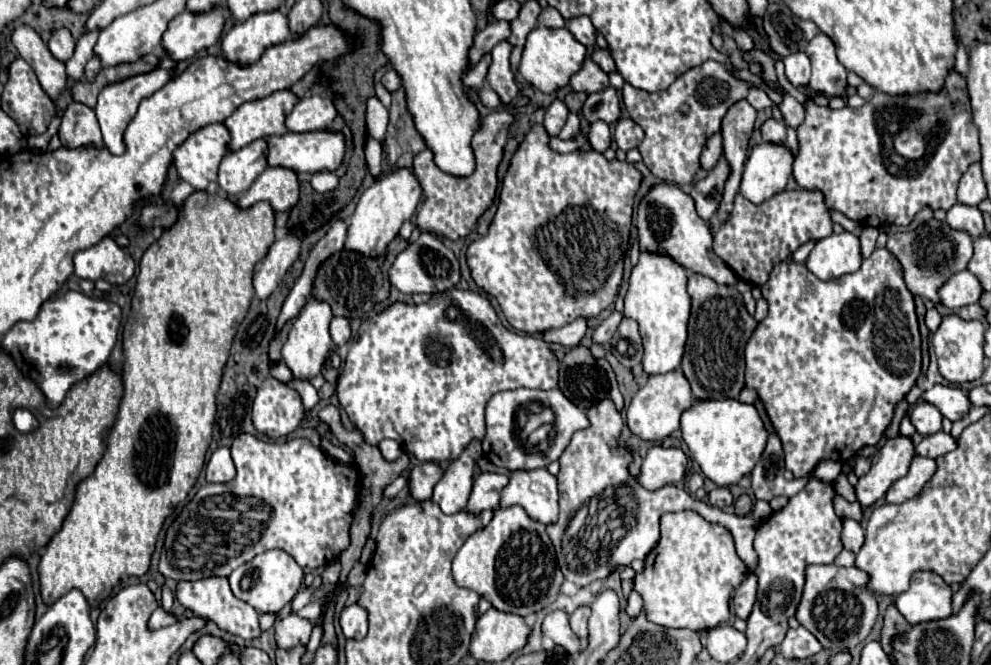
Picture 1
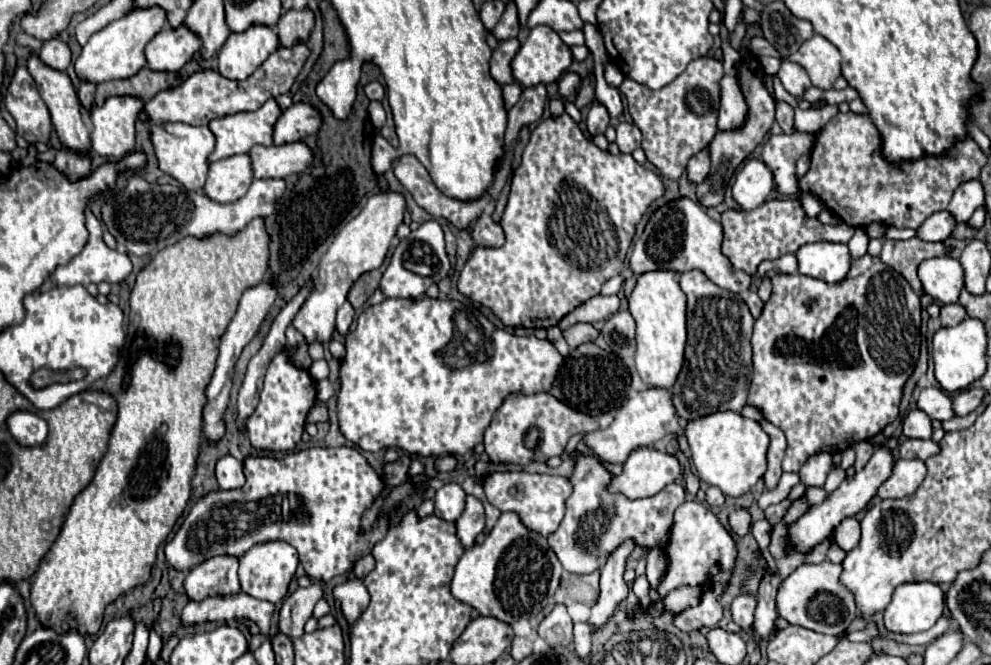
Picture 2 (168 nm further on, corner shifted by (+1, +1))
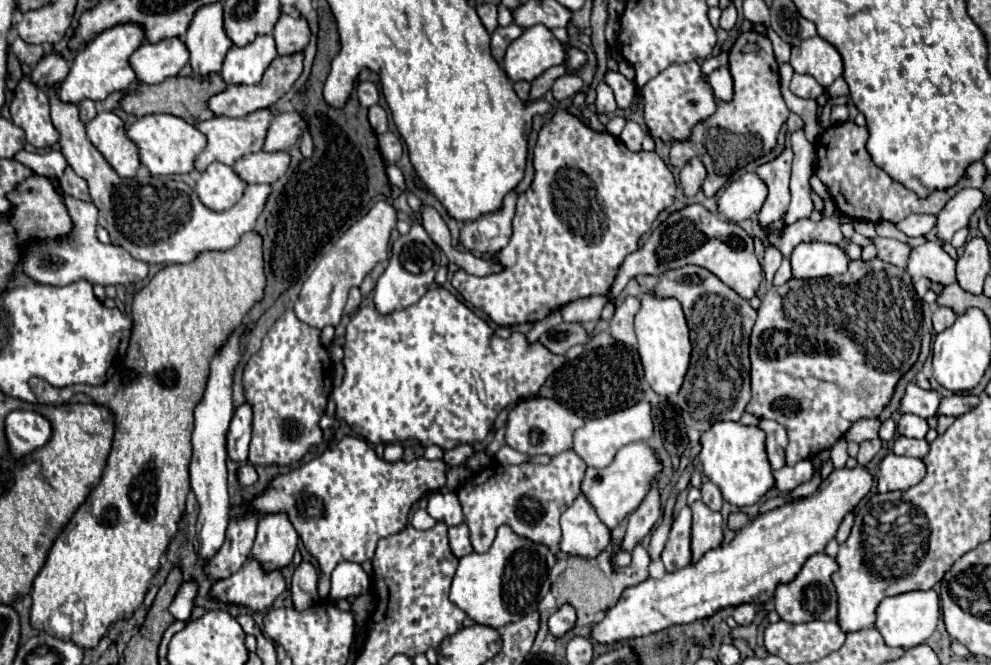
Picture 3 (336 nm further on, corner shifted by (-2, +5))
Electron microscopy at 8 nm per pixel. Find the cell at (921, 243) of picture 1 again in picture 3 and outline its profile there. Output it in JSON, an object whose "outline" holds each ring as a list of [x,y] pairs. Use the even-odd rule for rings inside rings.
{"outline":[[[857,236],[857,242],[859,244],[869,244],[873,242],[879,250],[879,258],[889,262],[889,264],[895,264],[899,268],[907,268],[907,262],[909,262],[909,256],[911,256],[911,246],[905,244],[905,242],[899,242],[895,238],[875,238],[875,240],[867,240],[863,236]]]}

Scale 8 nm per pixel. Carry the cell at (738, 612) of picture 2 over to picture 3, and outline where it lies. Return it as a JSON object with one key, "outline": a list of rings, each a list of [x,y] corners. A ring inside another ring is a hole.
{"outline":[[[739,604],[733,612],[733,618],[739,626],[749,626],[753,622],[753,618],[757,616],[757,608],[755,604]]]}

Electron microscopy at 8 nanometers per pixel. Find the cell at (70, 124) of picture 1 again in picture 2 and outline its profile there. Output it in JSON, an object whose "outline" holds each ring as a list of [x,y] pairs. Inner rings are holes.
{"outline":[[[62,148],[56,154],[54,166],[68,180],[82,180],[82,178],[86,178],[90,174],[90,156],[80,156],[76,152],[70,152],[70,150]]]}

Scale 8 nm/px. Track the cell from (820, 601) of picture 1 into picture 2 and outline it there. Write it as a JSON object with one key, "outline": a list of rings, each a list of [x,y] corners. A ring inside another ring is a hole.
{"outline":[[[824,560],[822,564],[802,564],[798,566],[782,584],[778,586],[778,616],[788,620],[788,624],[796,624],[822,634],[842,634],[850,622],[858,616],[852,594],[838,582],[842,574],[840,564],[832,564]]]}

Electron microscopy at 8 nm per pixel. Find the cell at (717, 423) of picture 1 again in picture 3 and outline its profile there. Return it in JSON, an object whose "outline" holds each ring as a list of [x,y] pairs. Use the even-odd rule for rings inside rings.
{"outline":[[[733,420],[715,422],[709,430],[701,432],[699,438],[701,452],[699,460],[703,464],[705,476],[721,488],[723,498],[733,506],[751,506],[767,490],[773,488],[773,470],[765,452],[765,432],[757,426],[745,426]]]}

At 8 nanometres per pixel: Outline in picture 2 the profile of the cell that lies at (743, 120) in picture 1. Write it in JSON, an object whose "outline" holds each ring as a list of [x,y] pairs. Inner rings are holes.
{"outline":[[[724,76],[720,80],[722,96],[720,96],[720,116],[718,116],[718,128],[728,130],[728,128],[738,128],[746,122],[748,106],[746,100],[740,92],[738,80],[734,76]]]}

